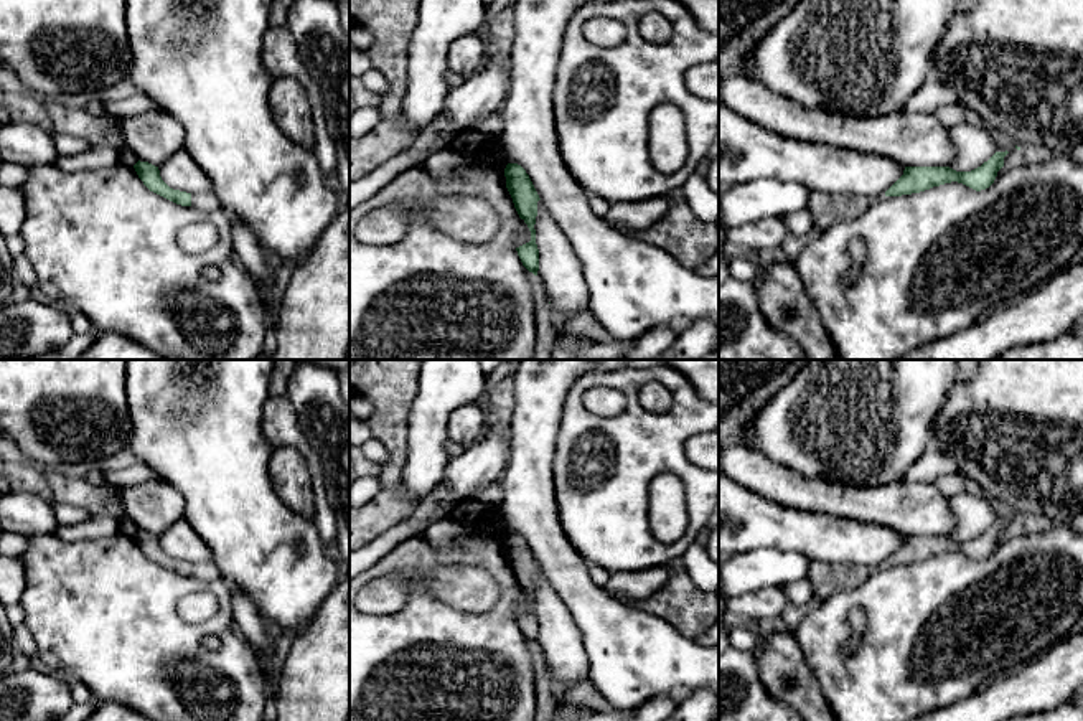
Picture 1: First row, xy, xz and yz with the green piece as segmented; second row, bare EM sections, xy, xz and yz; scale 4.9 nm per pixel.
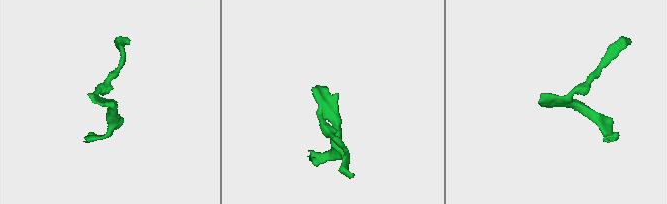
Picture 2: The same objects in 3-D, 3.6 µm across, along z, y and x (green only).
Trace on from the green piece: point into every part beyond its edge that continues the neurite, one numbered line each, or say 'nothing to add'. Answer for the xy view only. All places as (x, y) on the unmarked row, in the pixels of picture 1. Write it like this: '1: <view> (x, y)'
1: xy (208, 571)

